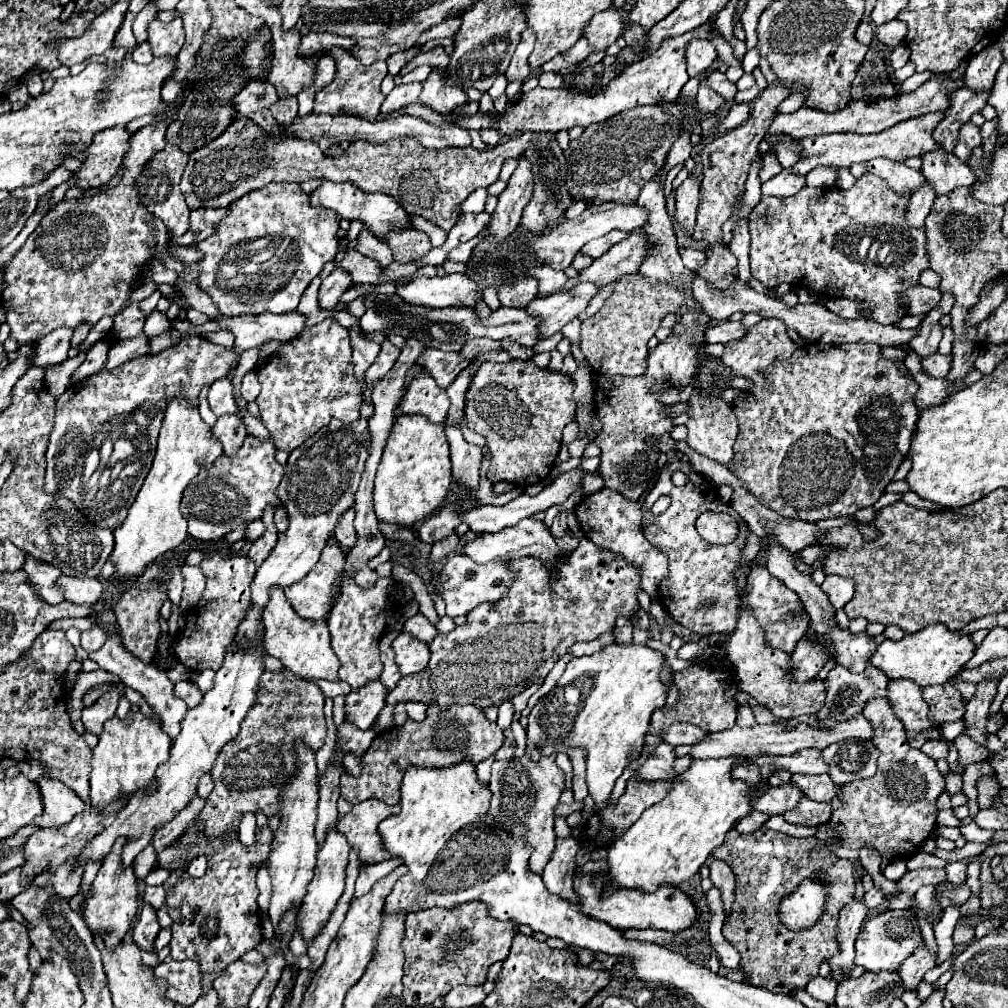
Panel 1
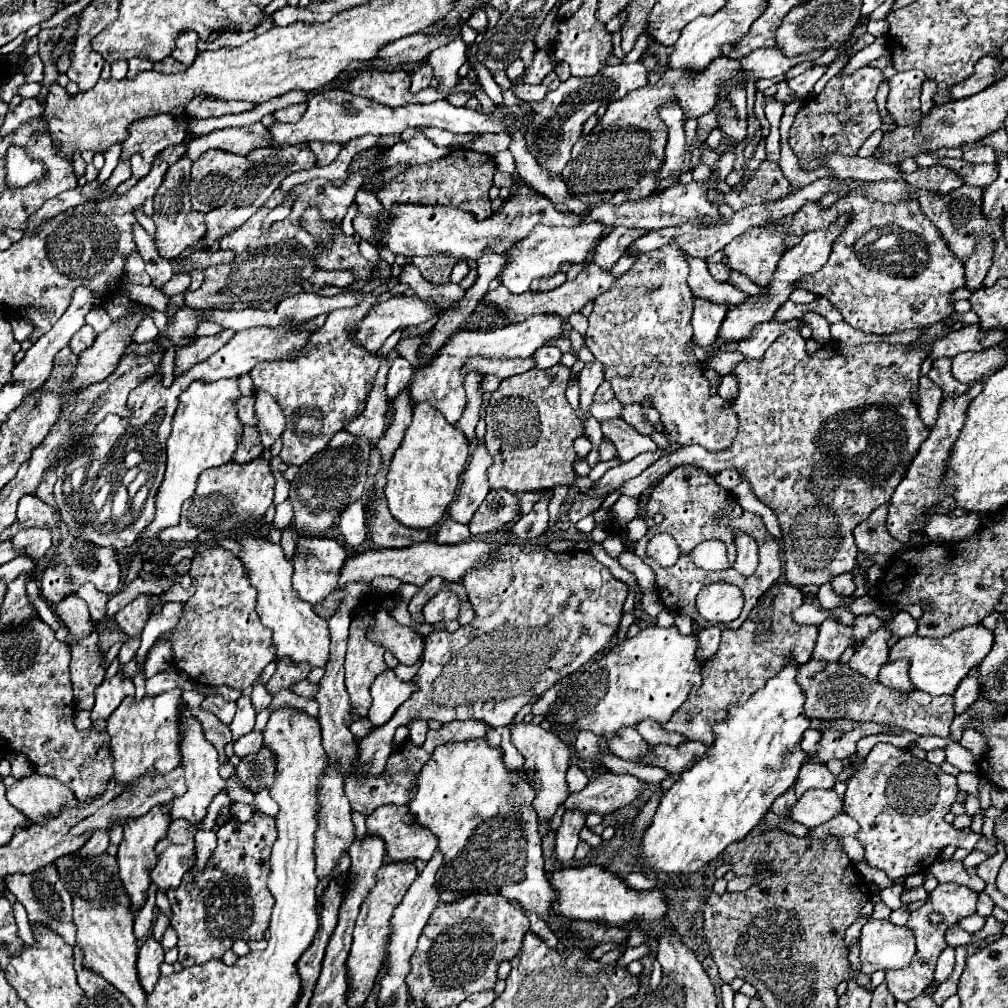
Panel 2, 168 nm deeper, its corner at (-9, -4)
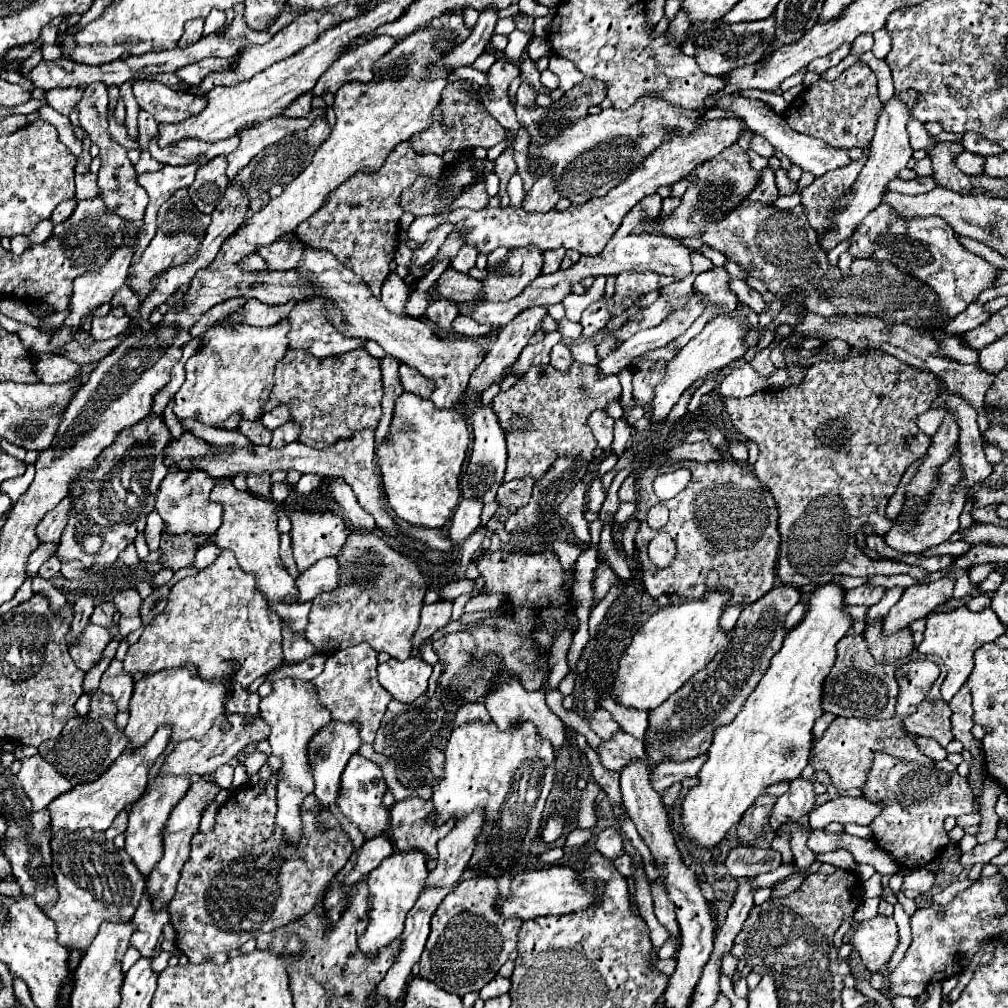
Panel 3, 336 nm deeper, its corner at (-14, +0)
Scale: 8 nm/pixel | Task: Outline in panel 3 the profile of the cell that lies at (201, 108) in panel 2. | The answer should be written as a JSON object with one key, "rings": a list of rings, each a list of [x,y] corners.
{"rings":[[[143,77],[133,79],[133,95],[139,107],[143,111],[149,111],[159,123],[173,123],[187,119],[205,107],[203,97],[191,93],[179,93],[163,83]]]}

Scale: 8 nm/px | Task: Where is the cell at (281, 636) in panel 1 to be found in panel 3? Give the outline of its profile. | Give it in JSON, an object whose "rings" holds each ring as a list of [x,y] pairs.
{"rings":[[[221,477],[211,491],[211,501],[223,505],[223,525],[215,533],[215,545],[219,549],[229,549],[235,553],[243,571],[253,571],[257,575],[257,589],[267,597],[269,609],[275,611],[293,631],[305,631],[311,603],[283,603],[283,597],[297,595],[291,575],[281,565],[279,559],[279,531],[277,531],[277,511],[275,503],[267,497],[255,497],[249,491],[237,491],[231,477]]]}

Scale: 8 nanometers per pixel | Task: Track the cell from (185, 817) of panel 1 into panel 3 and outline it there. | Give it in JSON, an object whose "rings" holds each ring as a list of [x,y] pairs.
{"rings":[[[143,895],[141,905],[139,905],[139,909],[133,917],[133,923],[135,923],[137,931],[131,937],[131,947],[135,947],[141,953],[141,957],[153,959],[153,951],[155,951],[159,939],[161,939],[161,929],[163,929],[165,923],[169,923],[167,909],[155,913],[151,909],[149,897]]]}

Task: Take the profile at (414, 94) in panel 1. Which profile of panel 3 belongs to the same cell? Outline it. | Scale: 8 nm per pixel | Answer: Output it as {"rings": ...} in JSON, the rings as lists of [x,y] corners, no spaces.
{"rings":[[[493,7],[481,11],[481,17],[479,17],[471,37],[467,41],[459,43],[459,47],[447,55],[447,65],[451,65],[451,67],[473,65],[473,61],[485,51],[485,47],[493,35],[497,19],[499,17],[497,17],[497,11]]]}

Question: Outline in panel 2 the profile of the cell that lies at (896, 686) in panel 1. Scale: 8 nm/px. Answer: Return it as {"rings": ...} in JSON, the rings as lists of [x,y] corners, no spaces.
{"rings":[[[904,659],[902,661],[888,661],[886,665],[882,665],[878,681],[884,683],[886,687],[898,691],[900,697],[906,697],[914,689],[914,685],[908,679],[908,667],[910,667],[910,663],[906,663]]]}

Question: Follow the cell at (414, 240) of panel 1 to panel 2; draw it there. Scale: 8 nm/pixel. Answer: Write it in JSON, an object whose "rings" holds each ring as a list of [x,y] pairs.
{"rings":[[[428,255],[428,257],[414,257],[412,263],[420,269],[420,273],[434,283],[448,283],[452,267],[458,263],[452,255]]]}

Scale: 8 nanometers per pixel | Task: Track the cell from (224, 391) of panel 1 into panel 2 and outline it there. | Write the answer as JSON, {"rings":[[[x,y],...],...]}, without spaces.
{"rings":[[[240,397],[234,401],[236,405],[236,415],[240,419],[242,425],[256,425],[256,417],[254,417],[254,397]]]}

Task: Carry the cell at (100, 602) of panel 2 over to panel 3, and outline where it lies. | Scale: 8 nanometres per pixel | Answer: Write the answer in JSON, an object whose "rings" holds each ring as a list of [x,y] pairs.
{"rings":[[[113,603],[97,605],[95,611],[93,611],[93,615],[91,615],[91,623],[101,625],[105,629],[111,629],[113,627],[113,615],[115,615],[115,605]]]}

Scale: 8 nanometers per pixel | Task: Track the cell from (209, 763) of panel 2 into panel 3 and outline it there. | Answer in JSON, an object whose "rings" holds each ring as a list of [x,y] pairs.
{"rings":[[[203,779],[195,781],[191,785],[191,791],[187,791],[187,795],[177,803],[177,807],[171,811],[169,815],[169,823],[167,827],[163,827],[163,859],[159,859],[159,863],[153,867],[151,875],[145,877],[145,895],[151,899],[151,907],[153,911],[163,911],[167,909],[167,905],[171,903],[173,895],[175,895],[175,887],[179,881],[179,873],[183,863],[189,857],[189,845],[191,845],[191,837],[199,831],[199,821],[201,821],[201,813],[203,809],[215,801],[215,795],[221,791],[219,785],[215,783],[205,783]]]}

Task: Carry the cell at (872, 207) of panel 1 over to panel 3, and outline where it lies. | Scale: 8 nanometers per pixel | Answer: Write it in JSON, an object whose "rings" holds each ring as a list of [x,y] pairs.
{"rings":[[[879,205],[867,215],[867,219],[863,219],[863,223],[859,223],[855,235],[851,235],[849,253],[853,257],[873,257],[879,261],[889,261],[899,269],[909,269],[913,277],[921,279],[937,293],[943,317],[963,313],[967,305],[973,303],[981,291],[989,289],[1001,273],[999,267],[987,263],[983,257],[965,251],[957,241],[955,231],[943,219],[901,219],[891,211],[889,205]]]}

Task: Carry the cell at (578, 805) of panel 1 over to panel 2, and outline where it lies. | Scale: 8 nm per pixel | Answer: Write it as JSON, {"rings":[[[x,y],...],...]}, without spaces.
{"rings":[[[614,771],[600,773],[590,779],[590,783],[578,791],[572,793],[564,807],[566,809],[578,809],[582,813],[600,813],[608,815],[616,811],[618,807],[624,807],[632,803],[642,791],[642,781],[632,775],[620,775]]]}

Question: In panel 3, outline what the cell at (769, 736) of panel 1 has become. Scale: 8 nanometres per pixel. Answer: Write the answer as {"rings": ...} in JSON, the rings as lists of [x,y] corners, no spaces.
{"rings":[[[617,731],[611,739],[601,741],[597,755],[601,759],[601,765],[605,769],[613,769],[613,771],[621,771],[629,761],[633,759],[643,759],[647,767],[651,767],[653,763],[647,759],[645,747],[641,739],[635,739],[623,731]]]}

